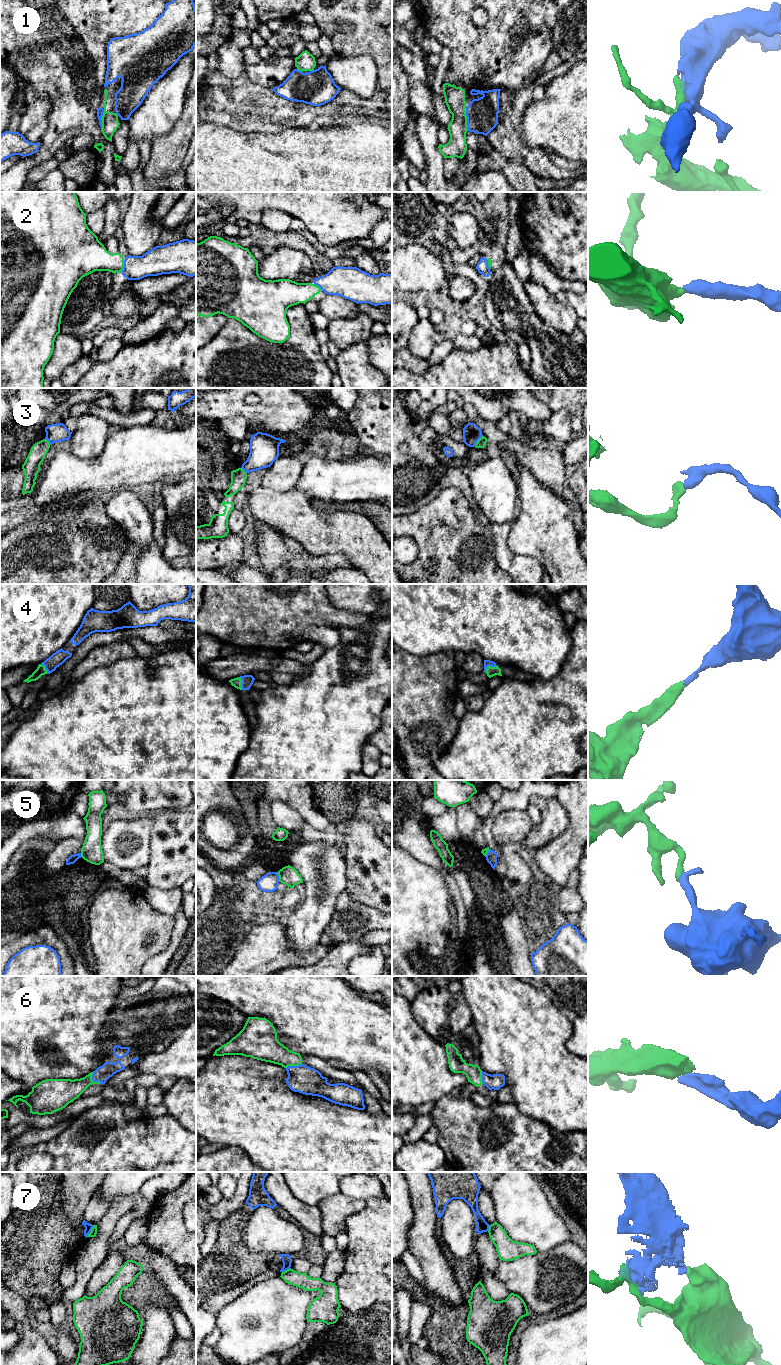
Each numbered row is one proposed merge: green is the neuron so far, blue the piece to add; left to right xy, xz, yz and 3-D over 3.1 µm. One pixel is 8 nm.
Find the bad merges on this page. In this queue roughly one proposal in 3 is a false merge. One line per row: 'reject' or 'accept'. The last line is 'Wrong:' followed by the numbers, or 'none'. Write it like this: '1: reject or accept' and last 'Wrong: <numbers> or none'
1: accept
2: accept
3: reject
4: accept
5: reject
6: accept
7: reject
Wrong: 3, 5, 7

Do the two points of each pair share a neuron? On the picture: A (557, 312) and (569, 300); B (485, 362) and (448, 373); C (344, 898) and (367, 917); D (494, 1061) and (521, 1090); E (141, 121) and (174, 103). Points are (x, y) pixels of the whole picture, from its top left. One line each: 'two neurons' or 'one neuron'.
A: two neurons
B: one neuron
C: one neuron
D: one neuron
E: one neuron

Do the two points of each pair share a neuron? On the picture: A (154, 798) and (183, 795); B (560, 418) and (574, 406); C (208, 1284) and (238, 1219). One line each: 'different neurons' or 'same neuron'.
A: same neuron
B: different neurons
C: same neuron

